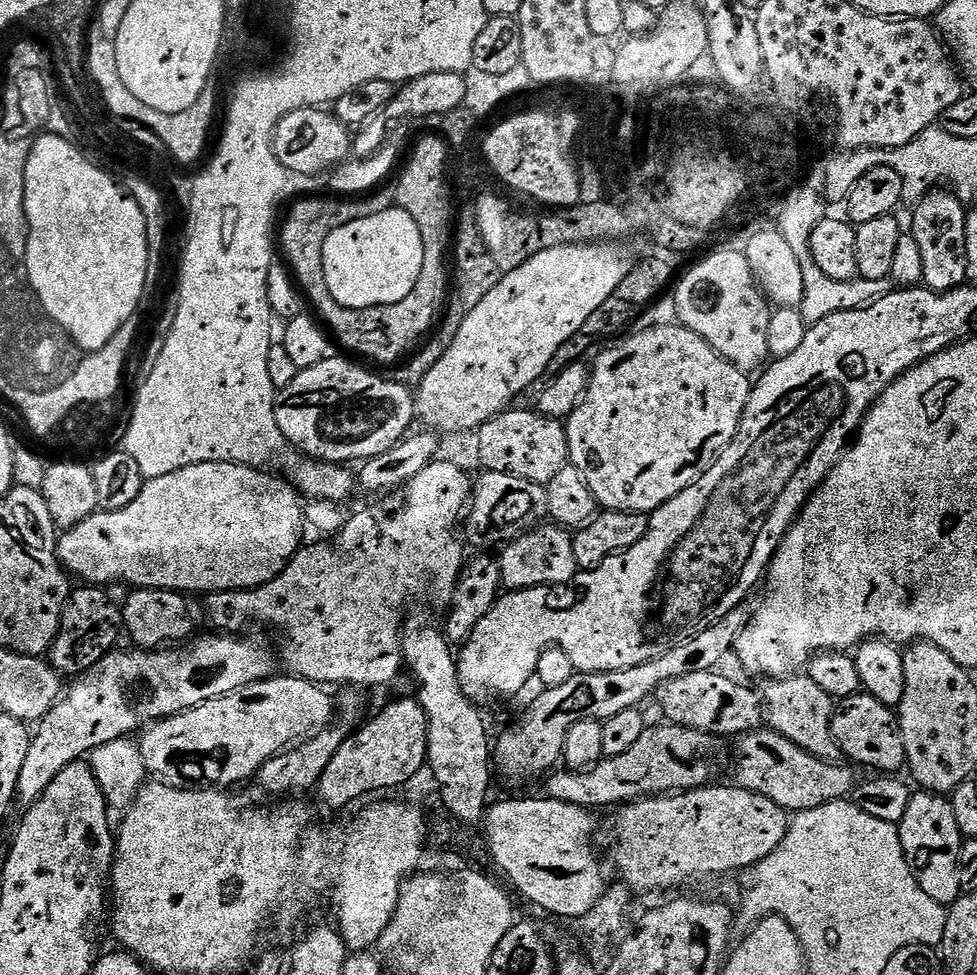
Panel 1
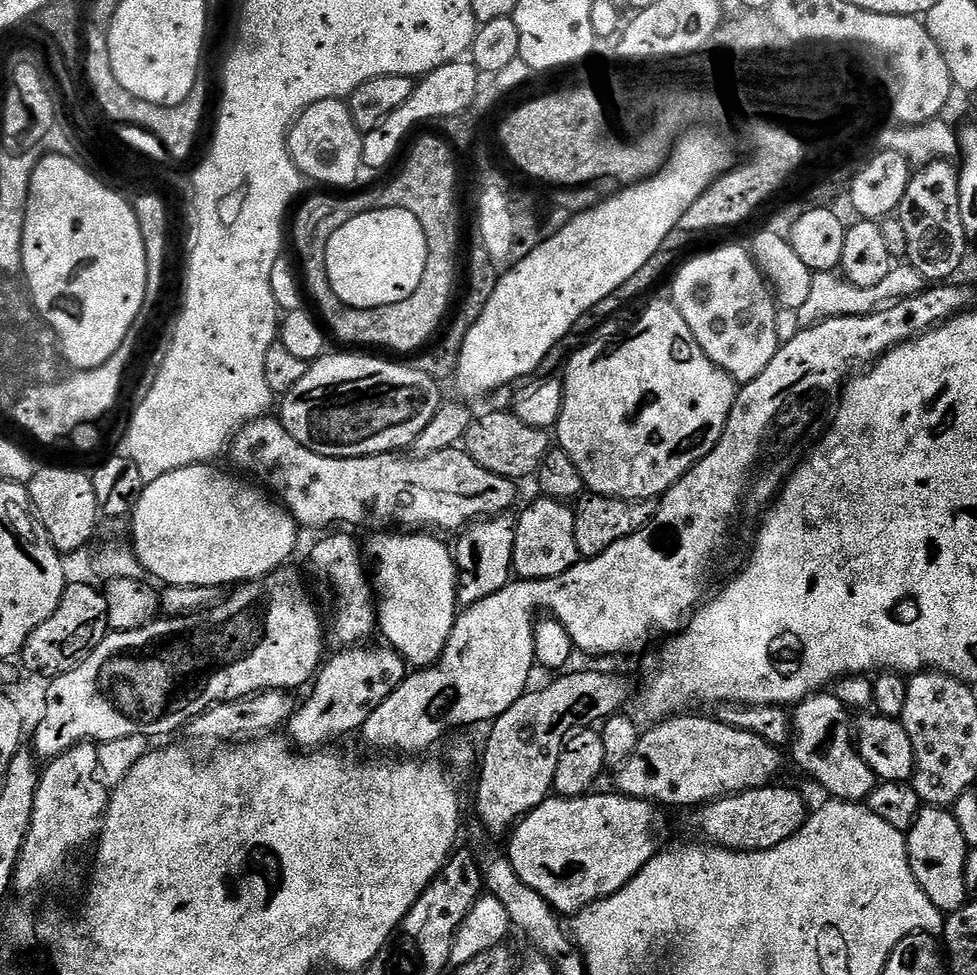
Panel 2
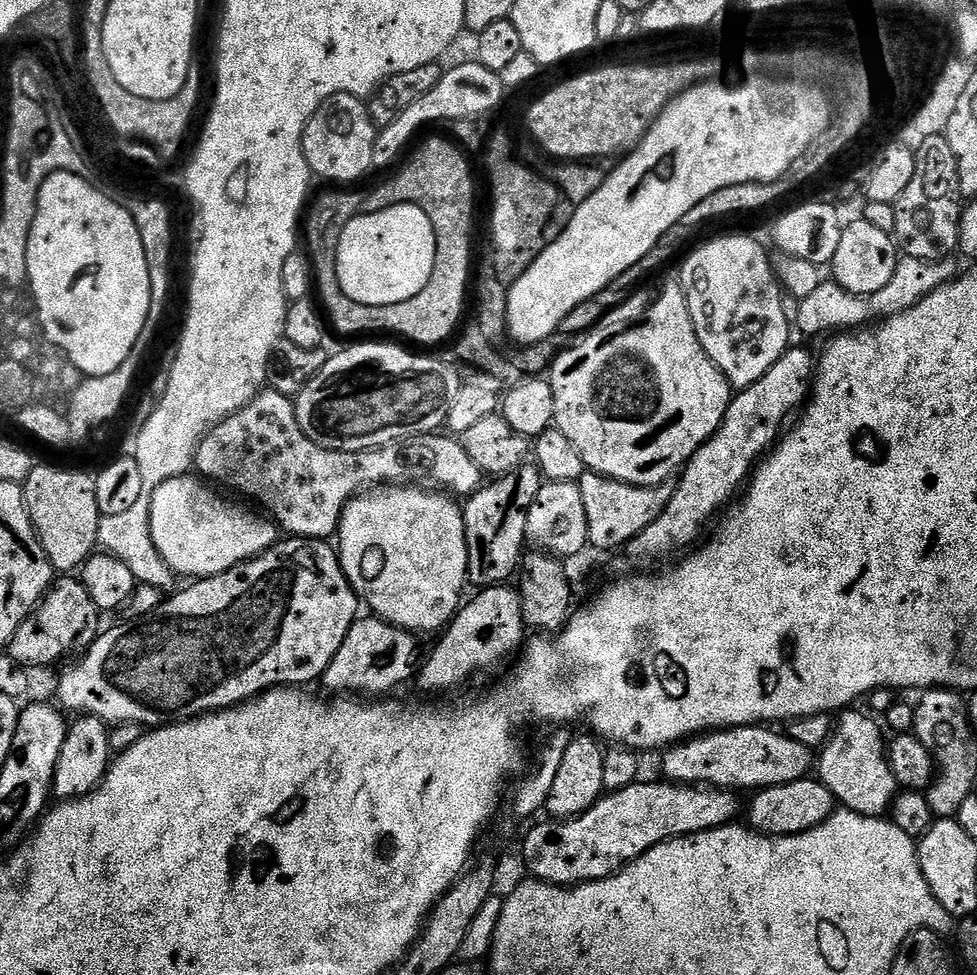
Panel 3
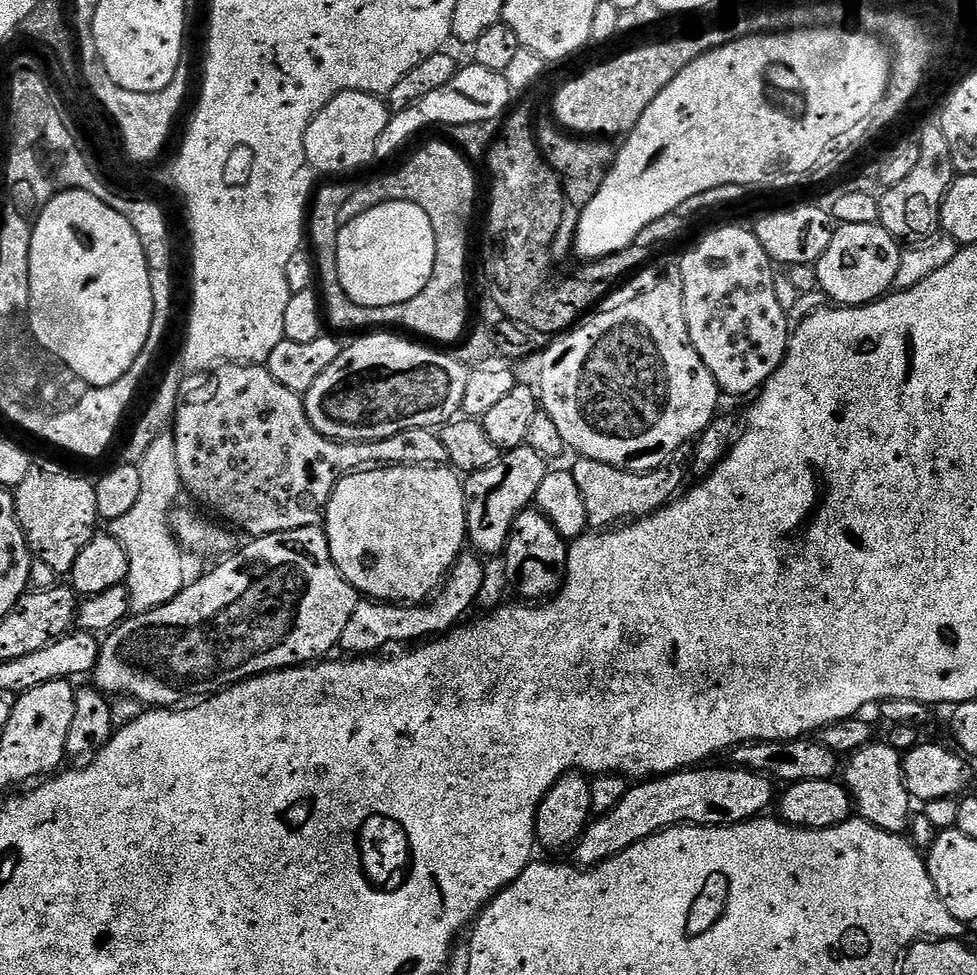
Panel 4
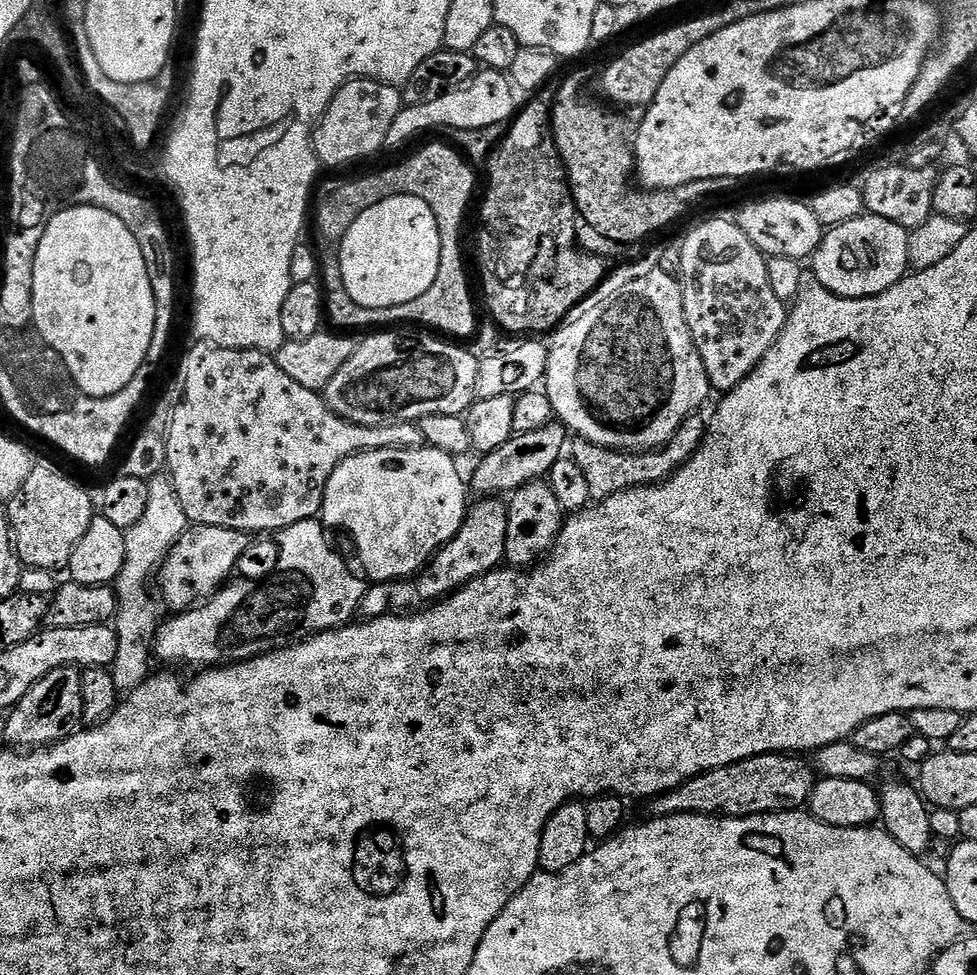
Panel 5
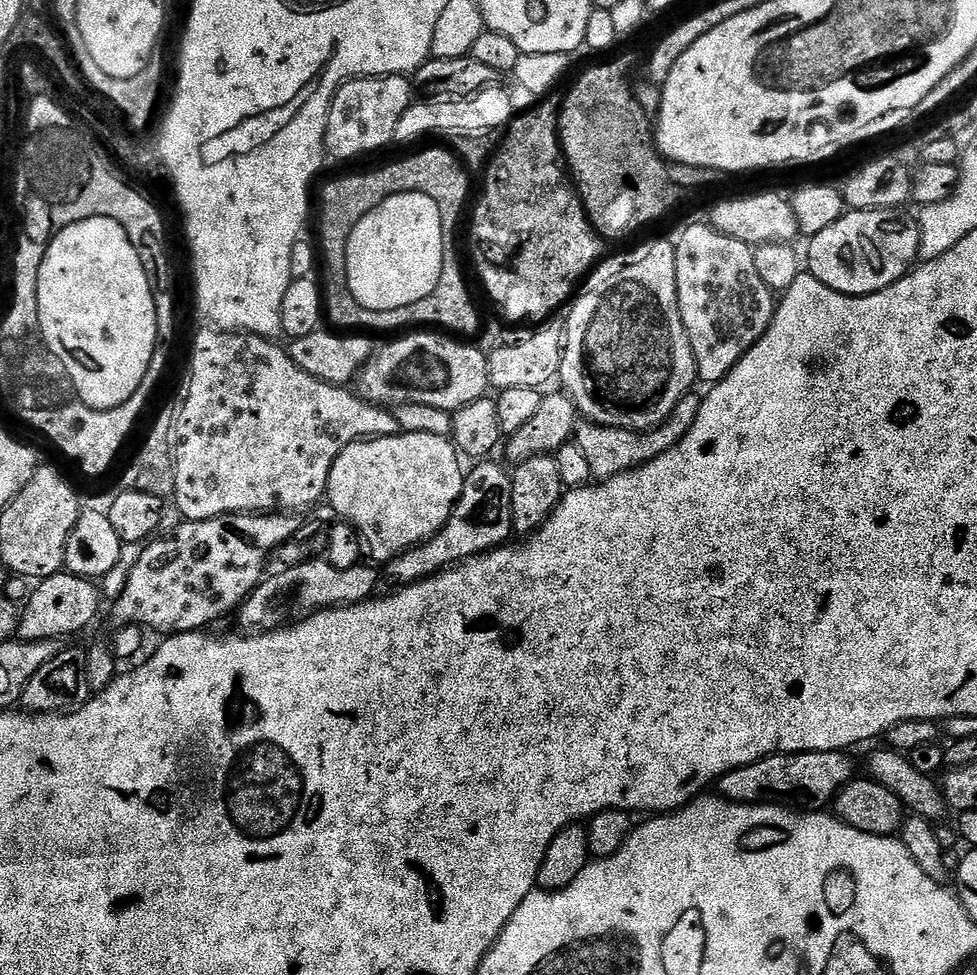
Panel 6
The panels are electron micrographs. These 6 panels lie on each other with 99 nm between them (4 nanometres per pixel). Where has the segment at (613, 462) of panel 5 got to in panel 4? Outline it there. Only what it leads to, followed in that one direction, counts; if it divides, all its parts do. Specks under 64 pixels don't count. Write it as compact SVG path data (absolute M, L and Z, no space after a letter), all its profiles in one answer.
M684 444L666 464L649 472L631 472L618 466L610 466L606 462L598 462L594 458L579 457L575 461L577 464L571 465L570 471L578 490L582 493L582 503L586 505L589 529L607 530L665 508L685 487L684 479L688 476L688 468L690 472L693 460L692 444Z

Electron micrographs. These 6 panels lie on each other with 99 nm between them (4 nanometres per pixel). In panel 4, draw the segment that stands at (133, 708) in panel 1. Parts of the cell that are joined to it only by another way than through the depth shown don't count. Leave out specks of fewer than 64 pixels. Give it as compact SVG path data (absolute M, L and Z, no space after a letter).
M323 527L299 528L298 530L286 530L278 534L266 534L247 541L249 544L235 554L229 555L217 568L209 570L205 576L200 576L196 581L185 583L184 588L170 602L158 606L149 612L129 615L117 628L112 629L103 637L100 645L100 657L96 663L94 673L95 687L105 694L113 697L131 696L144 706L152 708L172 708L181 703L180 695L185 692L192 698L207 698L223 692L232 684L240 684L252 676L261 676L267 672L277 672L280 668L298 668L302 664L319 662L329 655L331 648L335 649L342 638L342 630L346 630L346 622L350 622L350 614L354 614L358 593L355 586L334 566L334 558L330 558L330 546L328 535Z

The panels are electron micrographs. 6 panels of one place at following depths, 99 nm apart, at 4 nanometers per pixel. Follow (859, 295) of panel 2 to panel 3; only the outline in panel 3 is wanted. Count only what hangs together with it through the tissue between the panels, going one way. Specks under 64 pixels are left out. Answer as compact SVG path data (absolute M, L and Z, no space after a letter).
M900 258L896 262L894 278L890 278L890 282L886 282L882 290L869 296L855 296L835 282L821 282L809 297L799 299L798 318L794 321L795 331L797 328L804 336L820 336L823 332L836 334L841 330L859 330L873 322L883 322L890 316L910 310L910 306L922 302L922 298L926 298L944 284L952 283L957 272L958 269L952 262Z

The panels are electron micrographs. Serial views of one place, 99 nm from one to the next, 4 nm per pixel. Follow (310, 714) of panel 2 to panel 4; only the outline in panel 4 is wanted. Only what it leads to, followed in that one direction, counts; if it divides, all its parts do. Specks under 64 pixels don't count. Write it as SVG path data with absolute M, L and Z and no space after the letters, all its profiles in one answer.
M465 551L456 560L455 566L448 571L439 591L427 602L421 602L415 606L389 604L387 600L373 600L371 598L357 599L354 614L350 614L350 622L346 622L346 630L342 630L342 638L338 645L339 651L342 650L344 652L341 653L351 654L353 657L359 658L379 653L381 651L379 648L384 648L387 644L404 644L400 646L408 646L413 642L424 642L429 638L442 636L445 632L451 632L465 619L463 616L475 606L476 599L479 598L480 591L484 588L483 563L485 564L485 561L475 551Z

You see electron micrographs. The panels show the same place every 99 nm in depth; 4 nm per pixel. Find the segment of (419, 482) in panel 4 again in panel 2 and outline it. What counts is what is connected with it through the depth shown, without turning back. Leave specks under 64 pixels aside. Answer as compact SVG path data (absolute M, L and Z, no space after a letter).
M408 530L412 532L380 532L377 536L372 536L366 540L366 556L370 561L372 586L374 589L375 599L378 601L378 632L379 635L384 635L387 643L392 647L400 657L405 660L413 669L419 670L422 668L429 668L430 665L435 664L439 660L440 655L446 650L446 642L450 638L450 630L454 630L454 622L458 615L458 601L456 599L456 577L458 575L456 570L456 562L454 559L454 552L451 547L448 548L436 536L427 536L427 531L424 530Z

